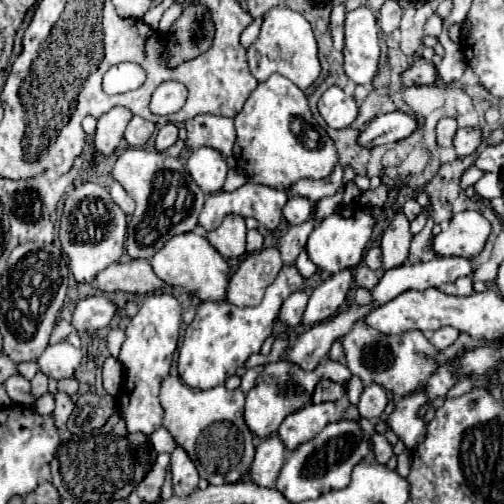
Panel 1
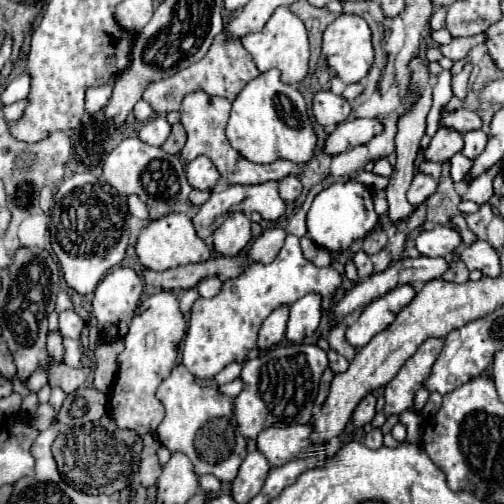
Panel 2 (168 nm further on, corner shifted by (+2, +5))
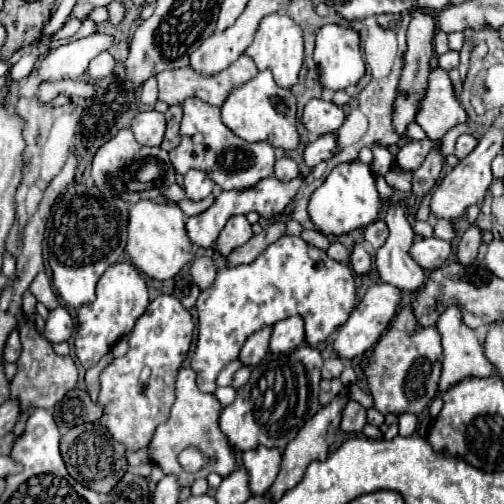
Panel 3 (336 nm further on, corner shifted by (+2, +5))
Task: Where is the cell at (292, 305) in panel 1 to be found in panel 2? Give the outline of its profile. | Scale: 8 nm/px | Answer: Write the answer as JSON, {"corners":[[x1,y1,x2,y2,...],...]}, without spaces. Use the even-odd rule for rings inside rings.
{"corners":[[280,305,262,323,260,337,258,337,260,349,268,349,268,347,272,347,284,339,284,331,286,331,286,323,288,323,288,311,290,311,290,305]]}

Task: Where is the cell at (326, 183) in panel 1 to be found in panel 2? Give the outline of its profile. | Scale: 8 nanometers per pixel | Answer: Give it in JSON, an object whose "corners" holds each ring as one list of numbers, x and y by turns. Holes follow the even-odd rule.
{"corners":[[206,93,184,95,182,109,180,109,180,121,188,133,188,141,182,149,182,159,186,163,196,159,198,155,208,155,216,163,222,179,226,179,230,185,234,185,234,183,258,185,258,183,266,183,266,181,280,181,280,179,286,179,288,175,300,177,302,167,294,165,290,161,274,161,270,165,254,165,254,163,246,161,238,151,234,151,226,139,226,133,224,133,224,125,228,123,228,111,230,109,232,109,232,103,228,99,212,97]]}

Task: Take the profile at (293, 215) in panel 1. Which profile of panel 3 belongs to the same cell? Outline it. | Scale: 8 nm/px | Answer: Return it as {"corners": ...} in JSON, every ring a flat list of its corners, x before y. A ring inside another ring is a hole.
{"corners":[[278,157,276,159,276,165,274,165,274,175,280,181,290,181,290,179,298,177,300,171,298,171,296,161,292,161,290,157]]}

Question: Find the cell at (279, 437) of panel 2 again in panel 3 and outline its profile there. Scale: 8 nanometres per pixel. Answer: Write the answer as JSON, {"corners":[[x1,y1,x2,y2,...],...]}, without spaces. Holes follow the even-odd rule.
{"corners":[[256,447,242,455,242,465,248,471,248,489,252,495,262,495,274,483,280,469,280,449]]}

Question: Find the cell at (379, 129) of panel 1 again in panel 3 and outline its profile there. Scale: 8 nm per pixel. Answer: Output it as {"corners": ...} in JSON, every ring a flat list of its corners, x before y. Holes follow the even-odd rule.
{"corners":[[322,135,318,139,314,139,312,143,306,145,304,149,304,165,308,169,316,167,320,161,330,159,336,153,336,135]]}

